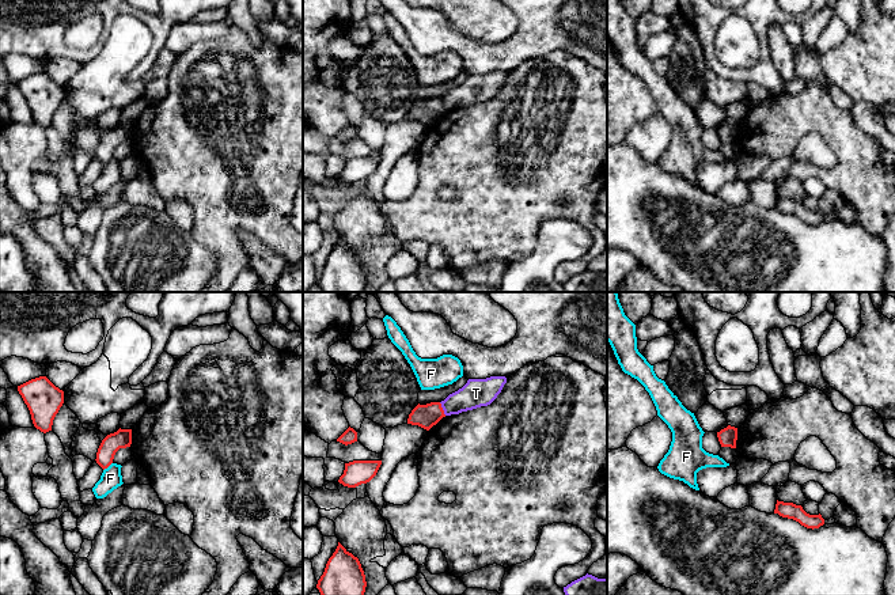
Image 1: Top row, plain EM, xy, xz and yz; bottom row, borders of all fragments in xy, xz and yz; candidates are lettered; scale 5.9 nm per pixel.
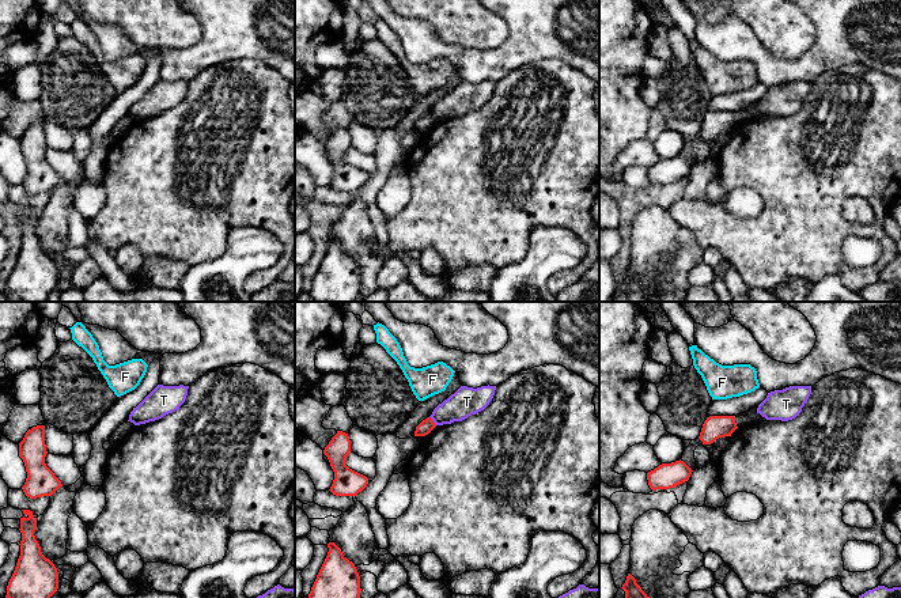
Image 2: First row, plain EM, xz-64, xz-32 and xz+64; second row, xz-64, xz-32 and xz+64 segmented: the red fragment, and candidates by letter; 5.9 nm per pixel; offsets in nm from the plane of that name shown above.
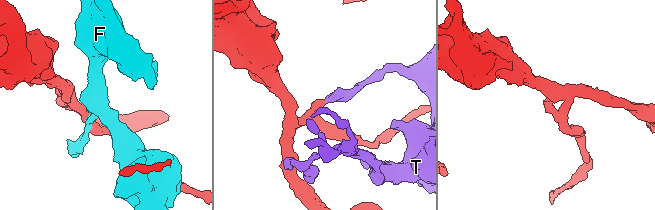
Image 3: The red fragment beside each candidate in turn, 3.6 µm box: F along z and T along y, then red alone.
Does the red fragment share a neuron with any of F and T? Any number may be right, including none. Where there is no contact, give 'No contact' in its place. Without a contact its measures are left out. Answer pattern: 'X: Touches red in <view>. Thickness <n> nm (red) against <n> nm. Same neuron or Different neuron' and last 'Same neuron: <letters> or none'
F: Touches red in xy. Thickness 110 nm (red) against 120 nm. Different neuron
T: Touches red in xz. Thickness 140 nm (red) against 170 nm. Different neuron
Same neuron: none

